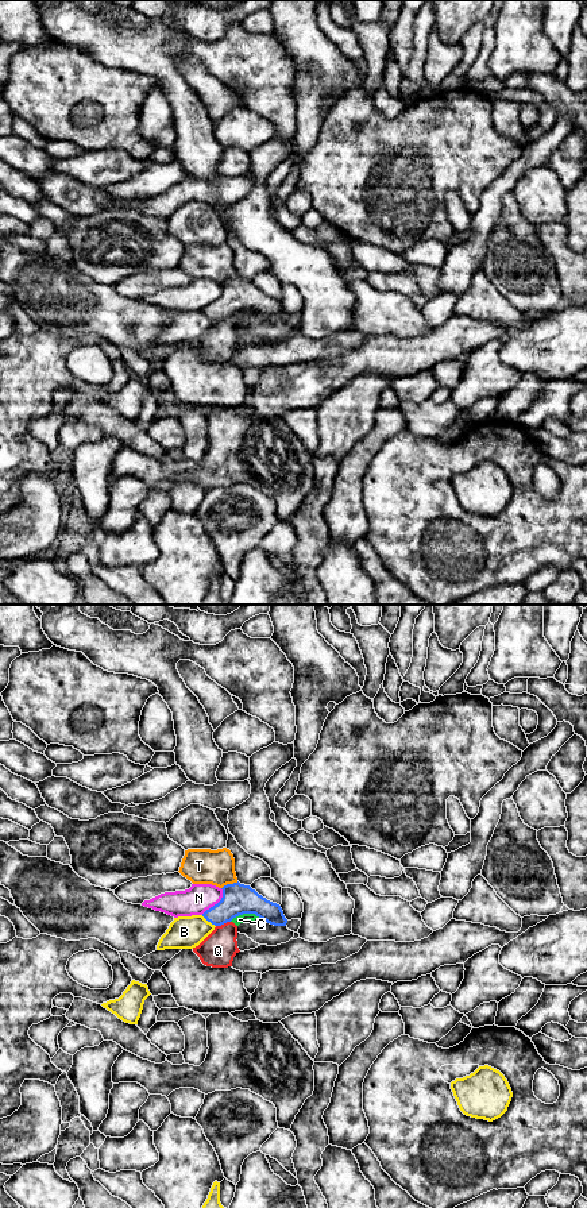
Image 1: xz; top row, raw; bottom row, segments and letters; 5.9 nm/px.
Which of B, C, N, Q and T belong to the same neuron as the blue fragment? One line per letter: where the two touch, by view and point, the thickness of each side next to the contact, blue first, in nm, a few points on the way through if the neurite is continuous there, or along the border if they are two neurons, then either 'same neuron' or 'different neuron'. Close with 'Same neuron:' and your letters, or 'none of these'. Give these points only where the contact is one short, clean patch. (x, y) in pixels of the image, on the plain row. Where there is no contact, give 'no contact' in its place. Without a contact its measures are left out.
B: xz (208, 316) | 190/190 nm | different neuron
C: xz (244, 308) | 190/50 nm | along xz (259, 312), (239, 309), (230, 316) | different neuron
N: xz (217, 298) | 190/170 nm | different neuron
Q: xz (223, 319) | 190/200 nm | different neuron
T: xz (230, 280) | 190/200 nm | different neuron
Same neuron: none of these

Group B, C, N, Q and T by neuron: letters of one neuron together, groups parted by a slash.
B / C Q / N / T

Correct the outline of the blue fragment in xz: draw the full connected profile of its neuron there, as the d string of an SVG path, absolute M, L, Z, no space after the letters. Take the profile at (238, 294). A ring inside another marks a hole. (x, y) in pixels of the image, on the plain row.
M237 277L221 285L221 296L202 309L212 320L221 321L239 310L255 309L270 320L286 321L287 314L281 301L267 296L250 281Z

